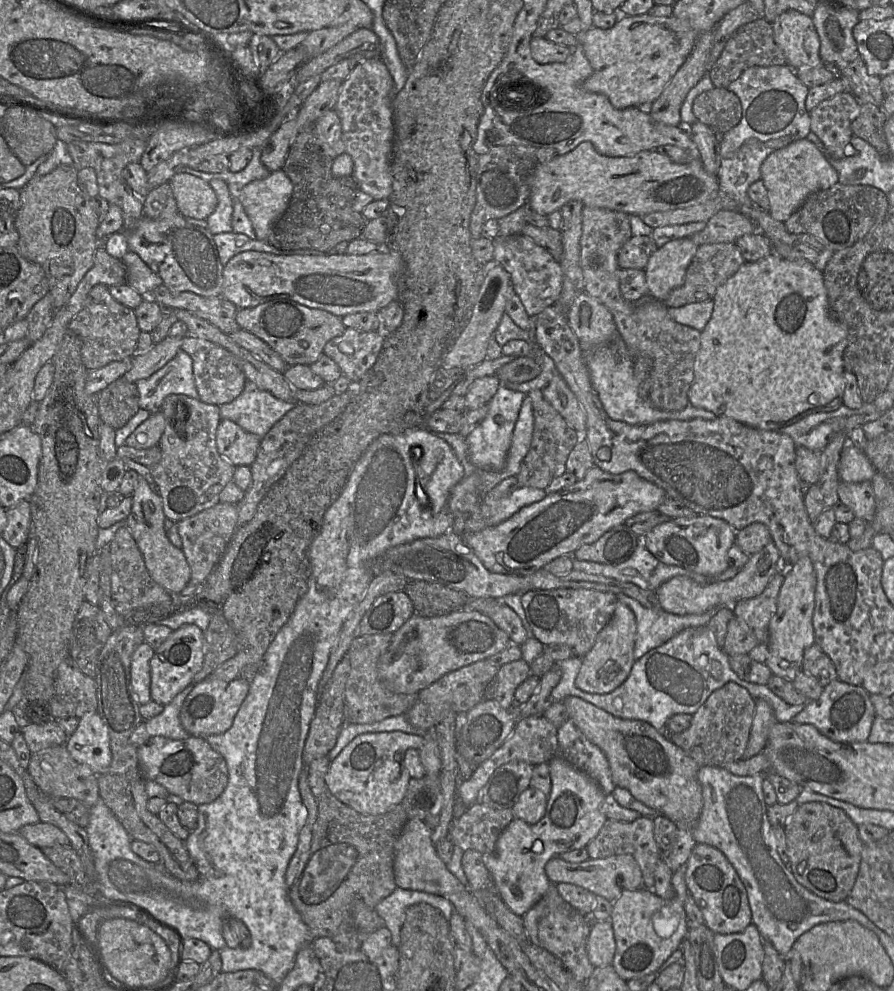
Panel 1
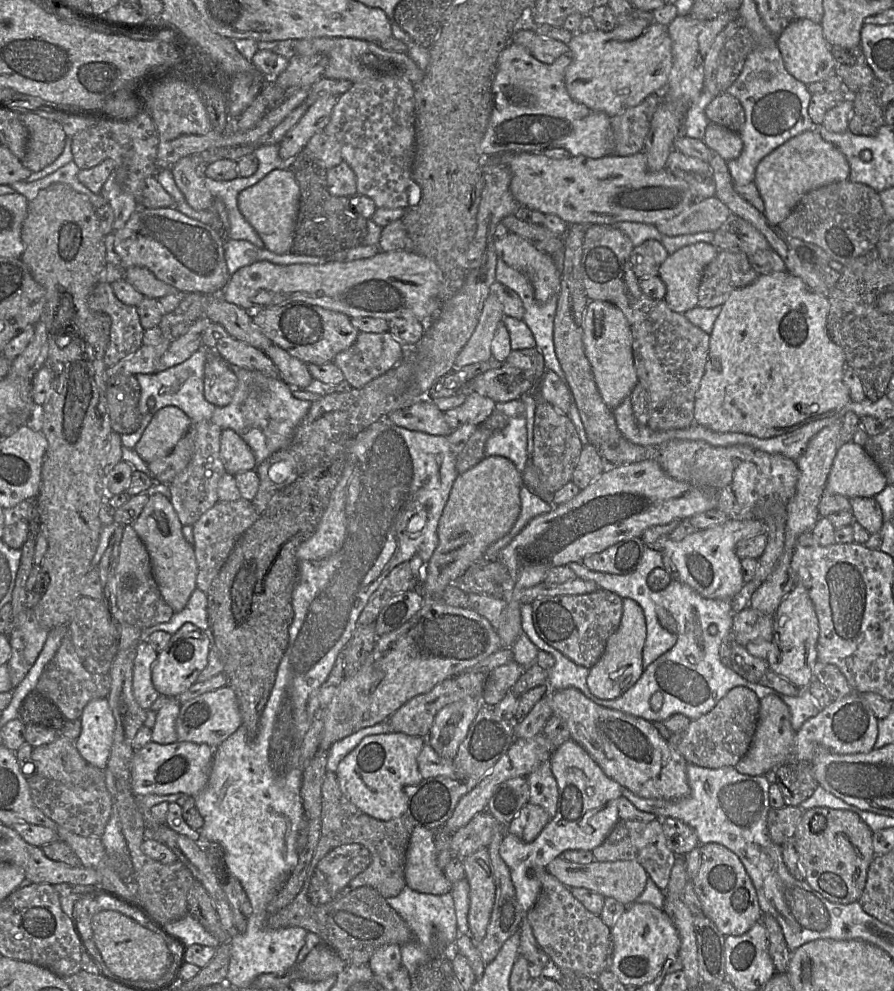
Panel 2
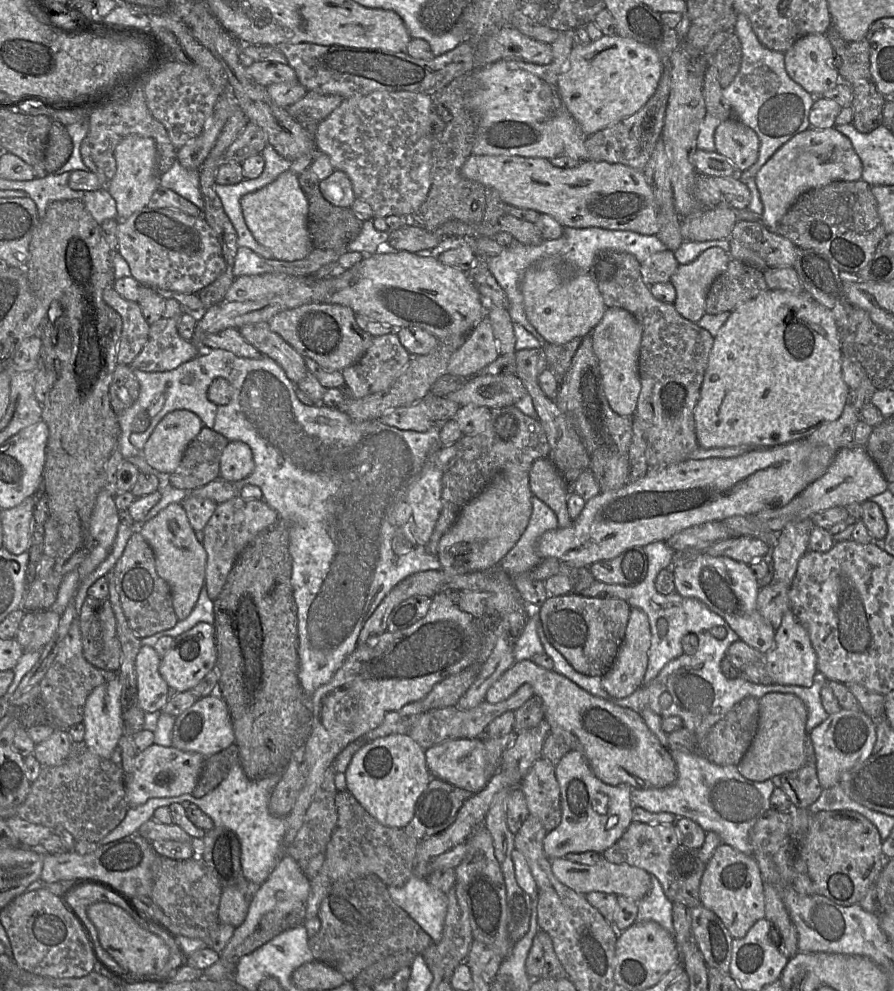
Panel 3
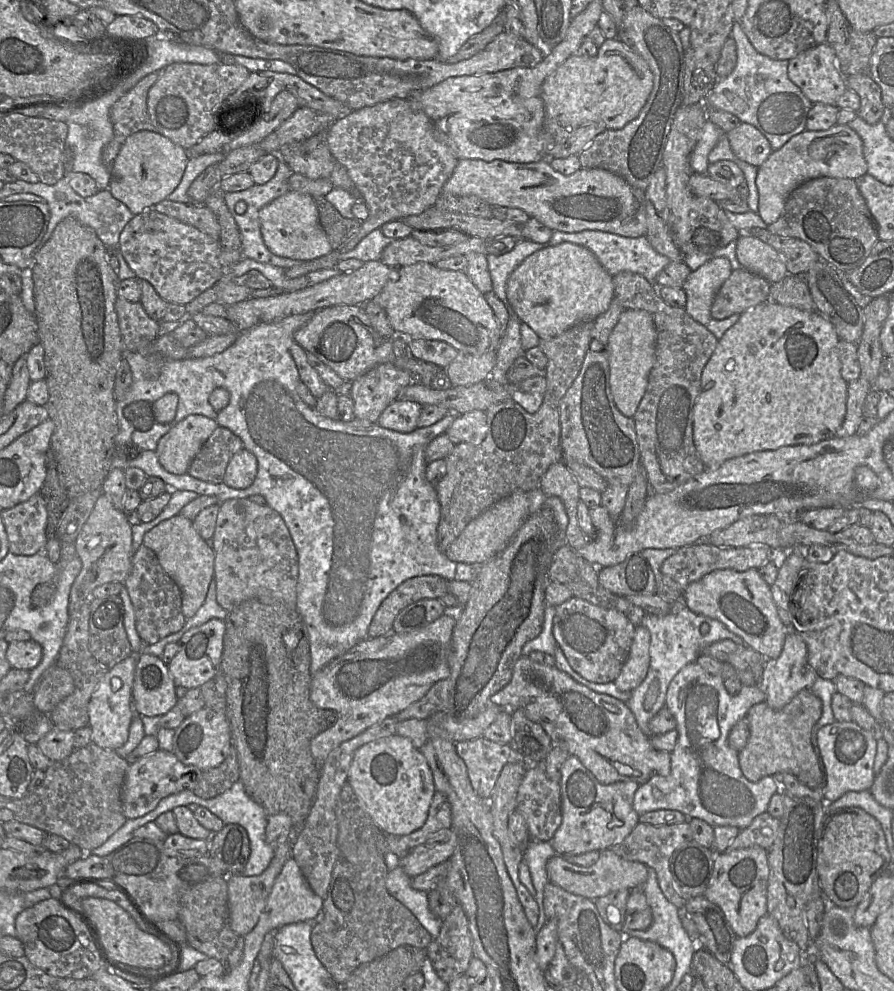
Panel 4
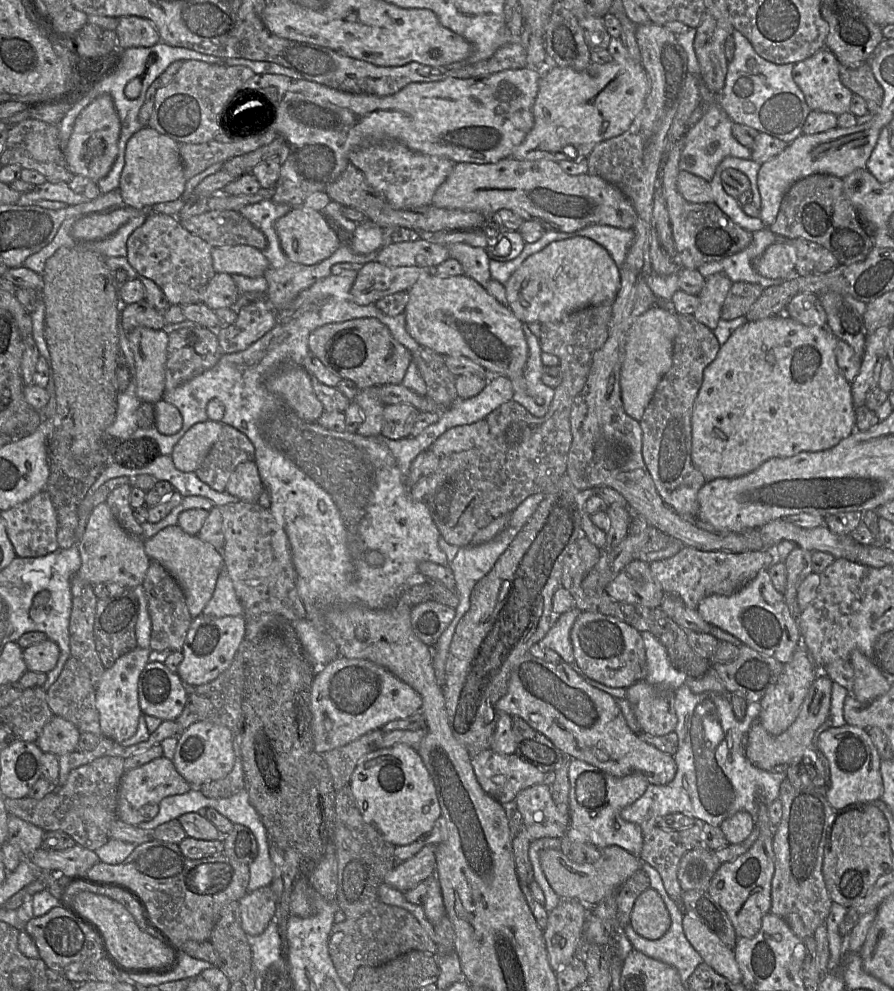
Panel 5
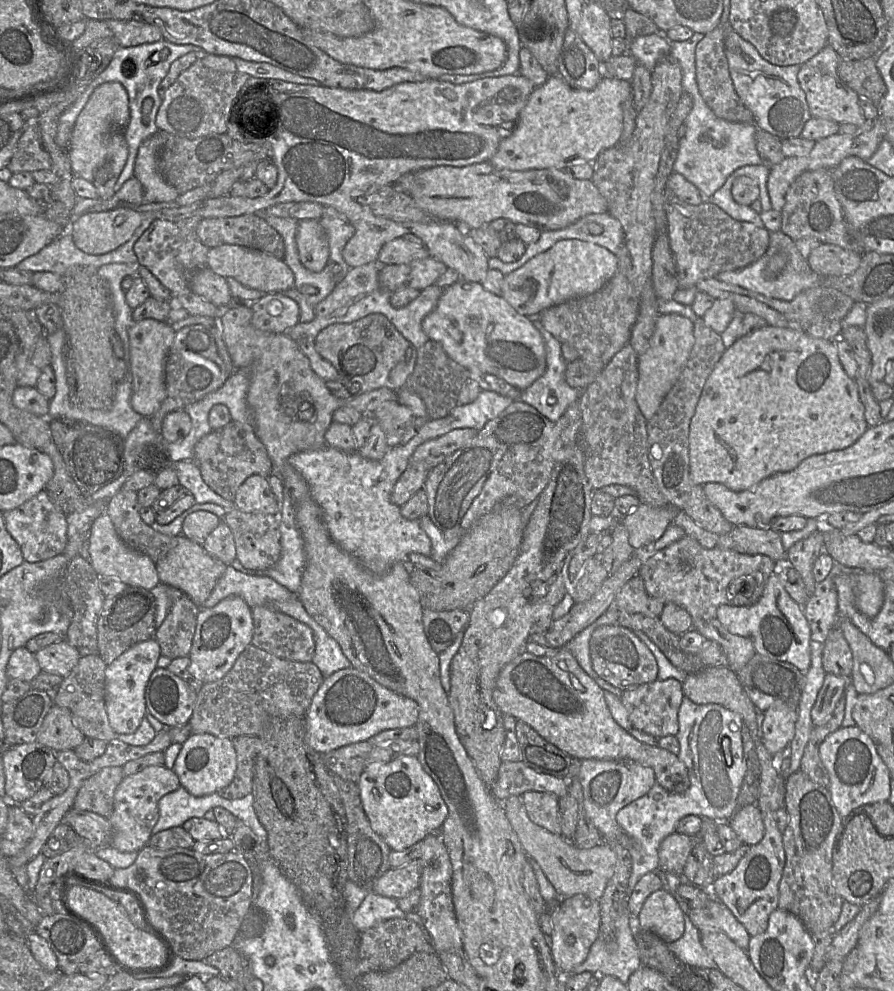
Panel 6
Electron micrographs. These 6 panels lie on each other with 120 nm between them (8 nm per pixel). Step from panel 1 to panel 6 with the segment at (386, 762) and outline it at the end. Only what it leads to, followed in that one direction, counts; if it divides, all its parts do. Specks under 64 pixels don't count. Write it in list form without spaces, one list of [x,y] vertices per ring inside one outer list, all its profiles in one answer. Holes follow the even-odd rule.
[[[401,756],[387,763],[371,763],[365,767],[358,781],[362,805],[373,830],[392,851],[402,851],[440,832],[448,816],[448,807],[432,777],[424,770],[417,756]]]

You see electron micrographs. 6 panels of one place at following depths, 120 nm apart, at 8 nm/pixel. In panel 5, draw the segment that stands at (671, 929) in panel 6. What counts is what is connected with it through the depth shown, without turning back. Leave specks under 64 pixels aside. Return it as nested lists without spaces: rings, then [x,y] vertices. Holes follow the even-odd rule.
[[[648,888],[638,896],[629,923],[640,936],[648,939],[659,939],[668,931],[671,917],[656,890]]]

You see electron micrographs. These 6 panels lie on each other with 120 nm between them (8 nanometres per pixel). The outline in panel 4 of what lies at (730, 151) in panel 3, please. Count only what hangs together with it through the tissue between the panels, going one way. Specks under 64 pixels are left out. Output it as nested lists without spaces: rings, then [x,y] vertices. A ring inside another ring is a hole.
[[[740,122],[725,133],[734,155],[755,167],[759,167],[772,153],[767,138],[753,125]]]

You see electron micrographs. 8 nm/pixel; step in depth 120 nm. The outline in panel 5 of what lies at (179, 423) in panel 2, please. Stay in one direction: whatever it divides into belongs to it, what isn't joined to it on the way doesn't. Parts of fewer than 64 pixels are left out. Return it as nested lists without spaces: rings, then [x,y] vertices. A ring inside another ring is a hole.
[[[212,420],[194,424],[172,451],[175,467],[182,472],[195,472],[217,441],[221,429],[222,424]]]

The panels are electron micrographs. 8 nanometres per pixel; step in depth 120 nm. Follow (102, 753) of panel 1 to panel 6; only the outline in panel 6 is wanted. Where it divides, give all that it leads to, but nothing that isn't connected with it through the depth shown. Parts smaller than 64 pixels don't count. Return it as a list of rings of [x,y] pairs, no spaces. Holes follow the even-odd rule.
[[[153,638],[139,642],[121,654],[105,671],[105,705],[109,723],[117,734],[132,734],[146,714],[145,687],[161,656]]]

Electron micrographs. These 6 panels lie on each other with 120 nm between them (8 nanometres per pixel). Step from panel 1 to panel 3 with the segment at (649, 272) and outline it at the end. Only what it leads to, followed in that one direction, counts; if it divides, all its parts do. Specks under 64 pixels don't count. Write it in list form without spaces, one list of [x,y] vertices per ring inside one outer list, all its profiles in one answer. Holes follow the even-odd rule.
[[[719,247],[708,248],[693,262],[679,265],[670,278],[676,291],[673,302],[685,319],[697,323],[705,312],[706,297],[713,281],[728,266],[729,256]]]

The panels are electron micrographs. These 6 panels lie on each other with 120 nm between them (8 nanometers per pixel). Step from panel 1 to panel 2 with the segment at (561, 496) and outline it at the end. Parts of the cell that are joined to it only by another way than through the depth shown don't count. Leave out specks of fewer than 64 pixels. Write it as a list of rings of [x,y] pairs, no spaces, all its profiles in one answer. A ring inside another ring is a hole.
[[[644,460],[620,466],[608,466],[591,484],[570,501],[554,505],[548,513],[531,519],[527,525],[499,552],[497,561],[505,565],[510,577],[515,581],[514,589],[504,590],[506,606],[501,615],[497,634],[502,648],[511,648],[522,631],[520,598],[522,591],[545,581],[549,569],[582,562],[591,554],[630,538],[641,538],[644,531],[652,526],[668,524],[674,520],[690,517],[709,510],[716,510],[716,501],[699,489],[670,477],[655,460]]]

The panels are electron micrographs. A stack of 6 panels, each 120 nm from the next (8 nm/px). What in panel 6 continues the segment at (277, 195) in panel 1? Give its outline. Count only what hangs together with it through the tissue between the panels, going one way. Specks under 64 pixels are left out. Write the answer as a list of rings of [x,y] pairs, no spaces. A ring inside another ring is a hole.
[[[319,220],[298,222],[296,244],[300,262],[311,272],[322,271],[330,258],[325,230]]]

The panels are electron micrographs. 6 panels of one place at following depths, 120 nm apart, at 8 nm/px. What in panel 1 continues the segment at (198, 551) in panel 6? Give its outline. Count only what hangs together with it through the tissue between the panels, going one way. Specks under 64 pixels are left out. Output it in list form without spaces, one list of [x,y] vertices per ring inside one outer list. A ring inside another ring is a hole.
[[[139,475],[136,487],[131,495],[131,511],[126,526],[132,534],[152,579],[165,590],[177,596],[191,582],[191,569],[182,551],[175,547],[167,537],[166,517],[161,497],[153,487]]]

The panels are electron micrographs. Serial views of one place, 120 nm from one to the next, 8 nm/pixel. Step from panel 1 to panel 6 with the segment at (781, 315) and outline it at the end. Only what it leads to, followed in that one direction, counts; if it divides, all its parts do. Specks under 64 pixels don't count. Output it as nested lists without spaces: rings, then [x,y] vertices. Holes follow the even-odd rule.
[[[768,325],[747,336],[739,337],[729,348],[726,348],[705,382],[691,419],[689,430],[691,481],[696,485],[719,483],[734,492],[746,491],[772,475],[794,470],[803,460],[812,455],[843,450],[853,445],[869,426],[865,420],[864,406],[859,399],[856,381],[844,371],[835,344],[835,341],[813,338],[806,332]]]

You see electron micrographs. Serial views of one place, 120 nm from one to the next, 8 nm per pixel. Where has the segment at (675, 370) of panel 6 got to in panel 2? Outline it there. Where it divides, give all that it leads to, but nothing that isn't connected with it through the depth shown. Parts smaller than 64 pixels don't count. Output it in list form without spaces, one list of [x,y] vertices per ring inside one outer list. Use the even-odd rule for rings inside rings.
[[[589,301],[583,319],[583,344],[601,397],[613,410],[631,396],[639,382],[633,360],[632,334],[623,312],[607,301]]]

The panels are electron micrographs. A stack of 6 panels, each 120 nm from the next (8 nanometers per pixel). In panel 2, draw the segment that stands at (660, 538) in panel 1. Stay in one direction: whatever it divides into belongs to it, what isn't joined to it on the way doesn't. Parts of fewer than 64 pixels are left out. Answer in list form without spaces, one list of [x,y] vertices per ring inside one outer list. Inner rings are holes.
[[[728,520],[721,525],[697,530],[680,541],[666,543],[661,550],[663,568],[671,575],[672,579],[690,586],[705,598],[731,600],[745,584],[741,570],[741,559],[735,552],[736,544],[743,538],[760,533],[766,533],[766,528],[765,524],[758,520]]]

